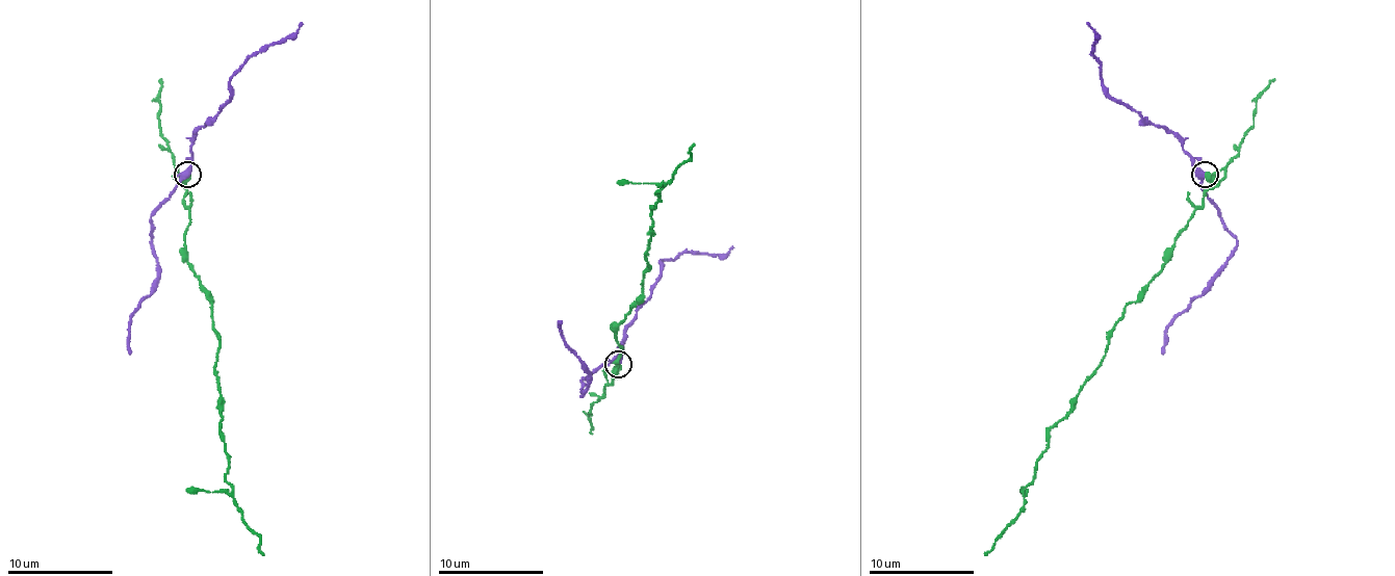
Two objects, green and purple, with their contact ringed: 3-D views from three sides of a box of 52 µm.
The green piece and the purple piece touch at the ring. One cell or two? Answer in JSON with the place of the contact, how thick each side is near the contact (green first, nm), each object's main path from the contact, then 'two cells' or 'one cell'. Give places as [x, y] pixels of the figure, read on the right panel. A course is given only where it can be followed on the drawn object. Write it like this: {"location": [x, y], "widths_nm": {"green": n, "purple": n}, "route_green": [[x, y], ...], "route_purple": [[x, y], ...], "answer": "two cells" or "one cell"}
{"location": [1205, 175], "widths_nm": {"green": 550, "purple": 460}, "route_green": [[1204, 174], [1212, 184], [1204, 203], [1050, 430], [1023, 509], [984, 554]], "route_purple": [[1204, 174], [1172, 134], [1112, 101], [1086, 22]], "answer": "two cells"}

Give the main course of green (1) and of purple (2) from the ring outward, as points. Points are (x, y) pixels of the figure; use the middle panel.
1: (617, 363), (620, 347), (615, 330), (649, 269), (656, 192), (691, 156), (694, 144)
2: (617, 363), (636, 308), (651, 292), (660, 261), (675, 261), (682, 253), (725, 253), (732, 245)

